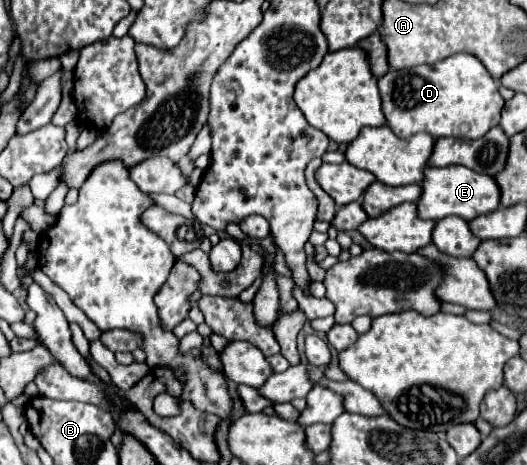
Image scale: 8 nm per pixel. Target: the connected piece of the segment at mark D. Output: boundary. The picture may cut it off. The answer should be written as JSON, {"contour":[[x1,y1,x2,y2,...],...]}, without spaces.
{"contour":[[456,53,434,65,418,65,412,69,388,71,384,77,378,79,378,89,380,89,380,97,382,97,382,111,384,111,386,123,400,139,406,139,418,131,466,133,468,137,456,137,456,139,478,139,488,129,498,125,500,109,504,105,504,99,498,91,498,81,492,79,488,75,486,67,474,55,468,55,468,53]]}

